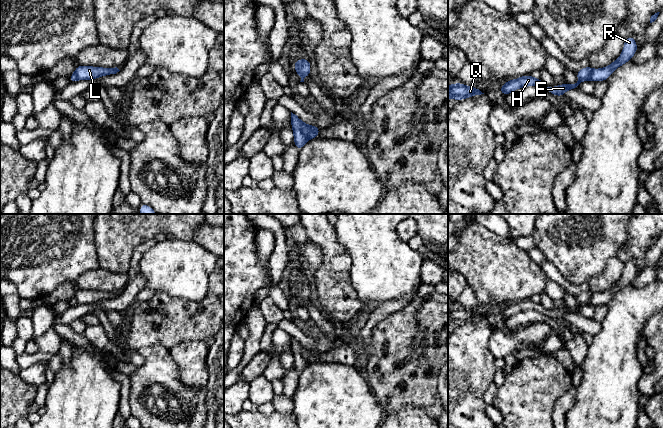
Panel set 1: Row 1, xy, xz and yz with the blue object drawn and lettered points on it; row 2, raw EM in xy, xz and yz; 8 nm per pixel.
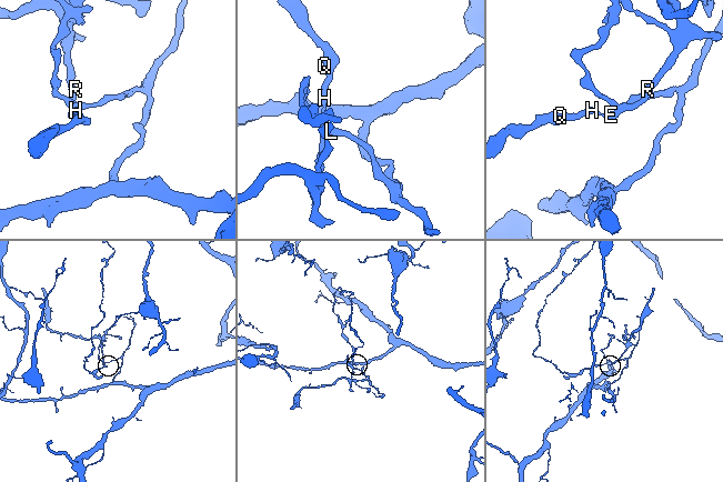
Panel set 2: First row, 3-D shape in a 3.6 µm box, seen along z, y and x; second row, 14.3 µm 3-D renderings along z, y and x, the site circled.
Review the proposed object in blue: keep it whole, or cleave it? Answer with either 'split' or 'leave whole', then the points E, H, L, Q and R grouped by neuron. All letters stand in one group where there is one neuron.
split; groups E H Q R / L

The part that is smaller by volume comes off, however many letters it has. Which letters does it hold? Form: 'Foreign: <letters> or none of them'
Foreign: E, H, Q, R

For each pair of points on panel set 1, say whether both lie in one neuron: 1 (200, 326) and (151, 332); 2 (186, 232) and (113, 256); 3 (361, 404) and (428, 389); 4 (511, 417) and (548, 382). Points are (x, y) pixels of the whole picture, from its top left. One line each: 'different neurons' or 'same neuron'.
1: same neuron
2: same neuron
3: different neurons
4: same neuron

